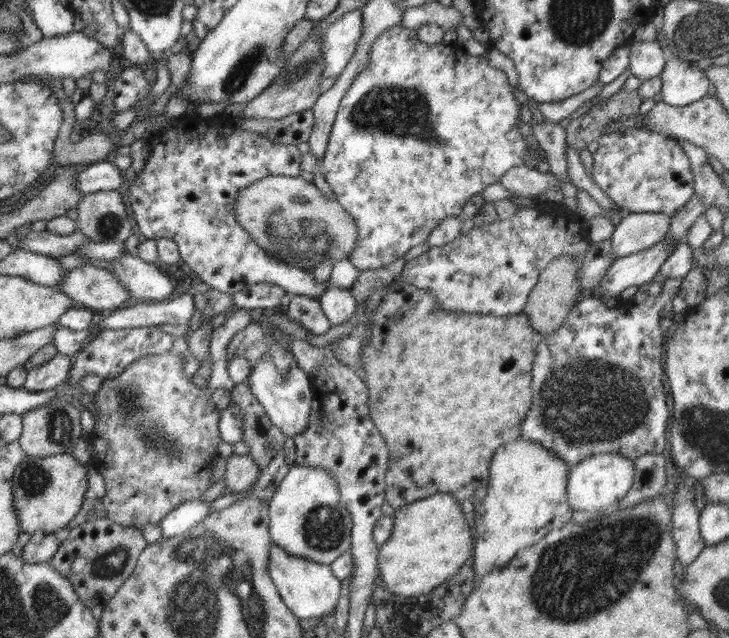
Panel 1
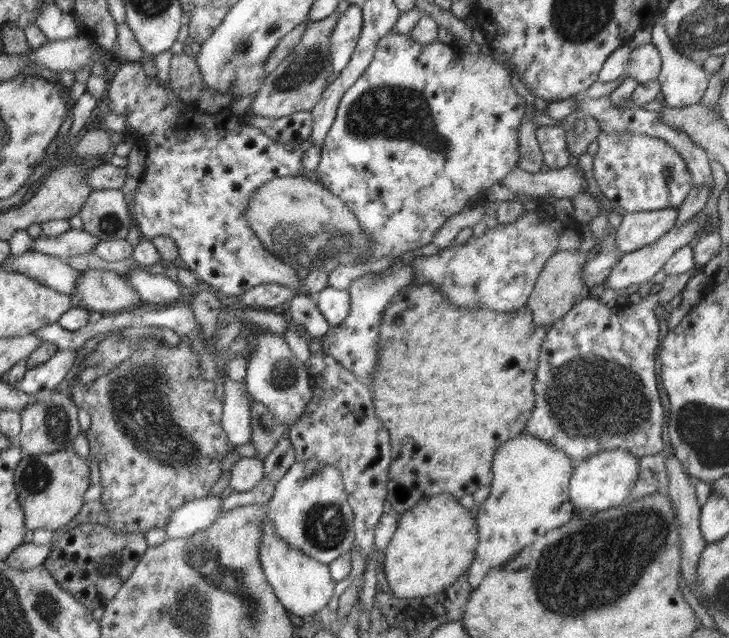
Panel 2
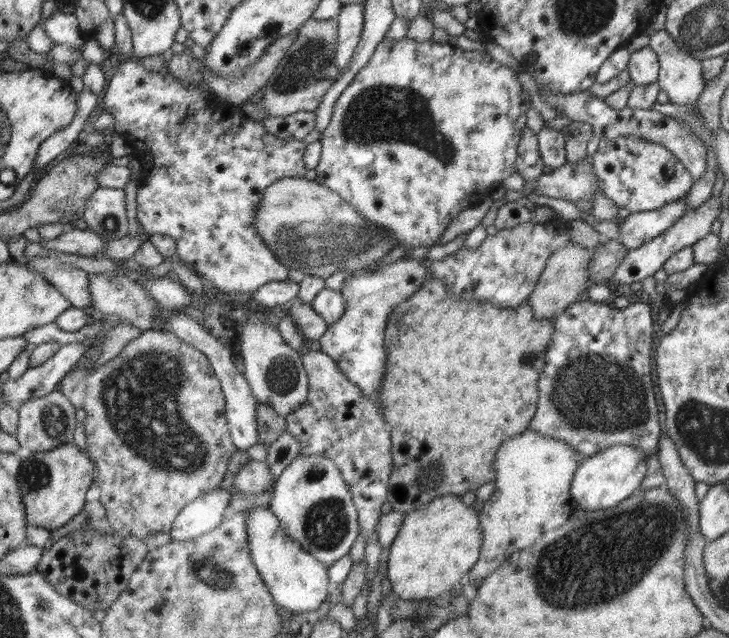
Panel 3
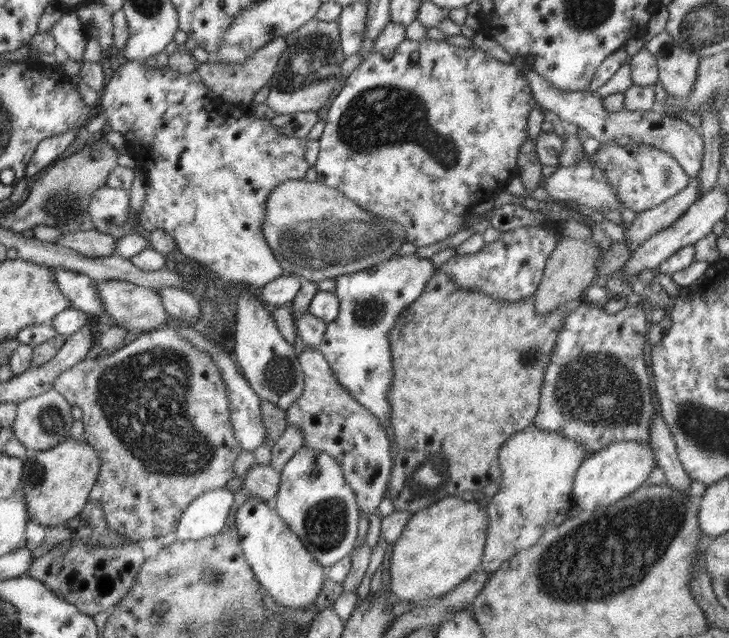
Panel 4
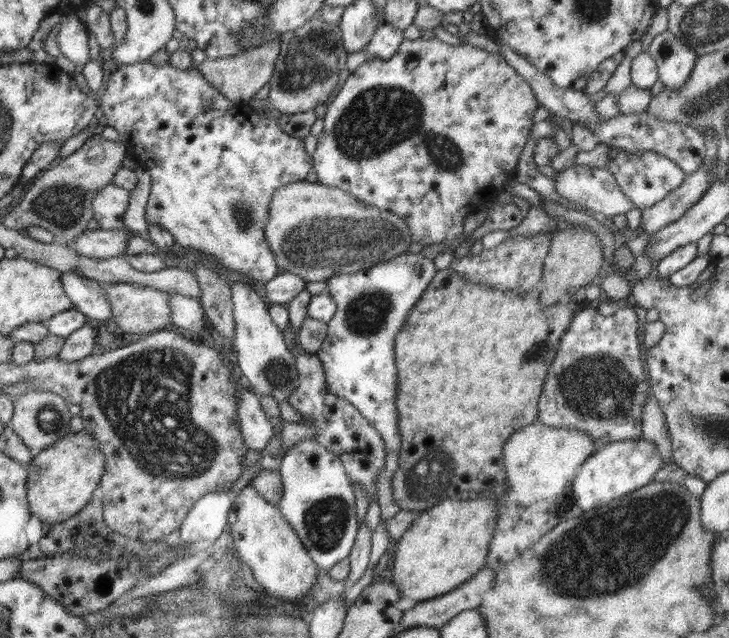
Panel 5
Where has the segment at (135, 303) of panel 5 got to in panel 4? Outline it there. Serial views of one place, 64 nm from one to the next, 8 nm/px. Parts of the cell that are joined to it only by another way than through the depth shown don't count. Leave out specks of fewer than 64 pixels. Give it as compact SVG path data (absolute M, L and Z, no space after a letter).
M117 278L97 282L97 289L106 314L114 318L117 326L126 328L128 331L144 333L170 324L170 317L166 314L160 295L155 289L144 288L144 286Z

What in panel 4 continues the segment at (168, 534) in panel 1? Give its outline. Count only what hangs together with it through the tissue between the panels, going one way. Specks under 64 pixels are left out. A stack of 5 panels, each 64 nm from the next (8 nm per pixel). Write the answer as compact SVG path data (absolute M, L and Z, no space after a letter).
M226 487L201 494L182 513L177 529L177 543L194 542L218 534L232 517L239 496Z

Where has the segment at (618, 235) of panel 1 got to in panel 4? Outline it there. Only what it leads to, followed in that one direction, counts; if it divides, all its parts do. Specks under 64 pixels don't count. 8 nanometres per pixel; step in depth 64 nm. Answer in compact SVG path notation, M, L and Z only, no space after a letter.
M693 177L688 186L658 206L640 211L632 223L623 224L624 234L635 248L659 230L668 228L680 218L699 197L699 178Z

